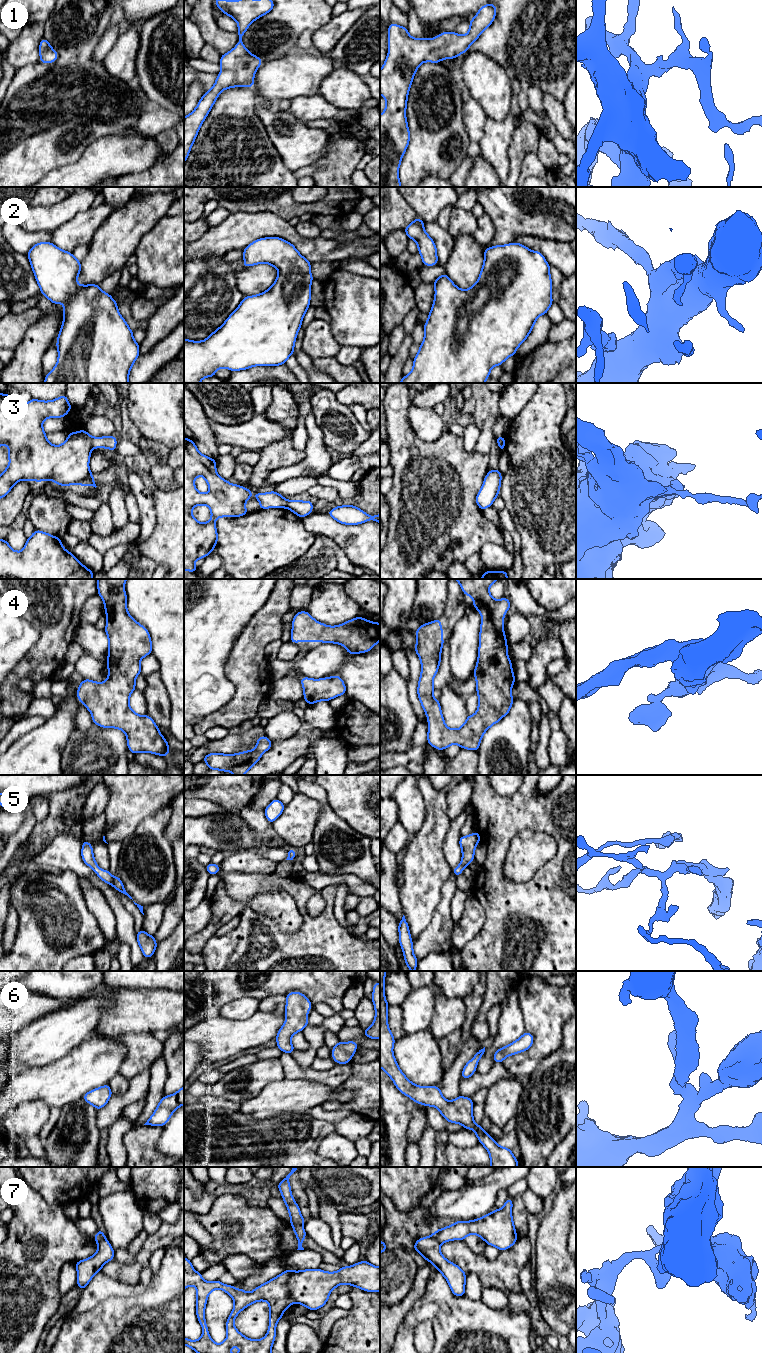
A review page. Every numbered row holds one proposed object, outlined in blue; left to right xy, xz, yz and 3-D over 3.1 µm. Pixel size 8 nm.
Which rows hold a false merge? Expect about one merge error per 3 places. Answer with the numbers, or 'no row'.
3, 7

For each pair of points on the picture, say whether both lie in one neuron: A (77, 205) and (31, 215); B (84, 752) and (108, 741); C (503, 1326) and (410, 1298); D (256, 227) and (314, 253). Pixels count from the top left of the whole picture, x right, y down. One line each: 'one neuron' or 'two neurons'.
A: one neuron
B: one neuron
C: two neurons
D: one neuron

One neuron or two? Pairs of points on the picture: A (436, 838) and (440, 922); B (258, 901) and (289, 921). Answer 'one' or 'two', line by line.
A: two
B: one

